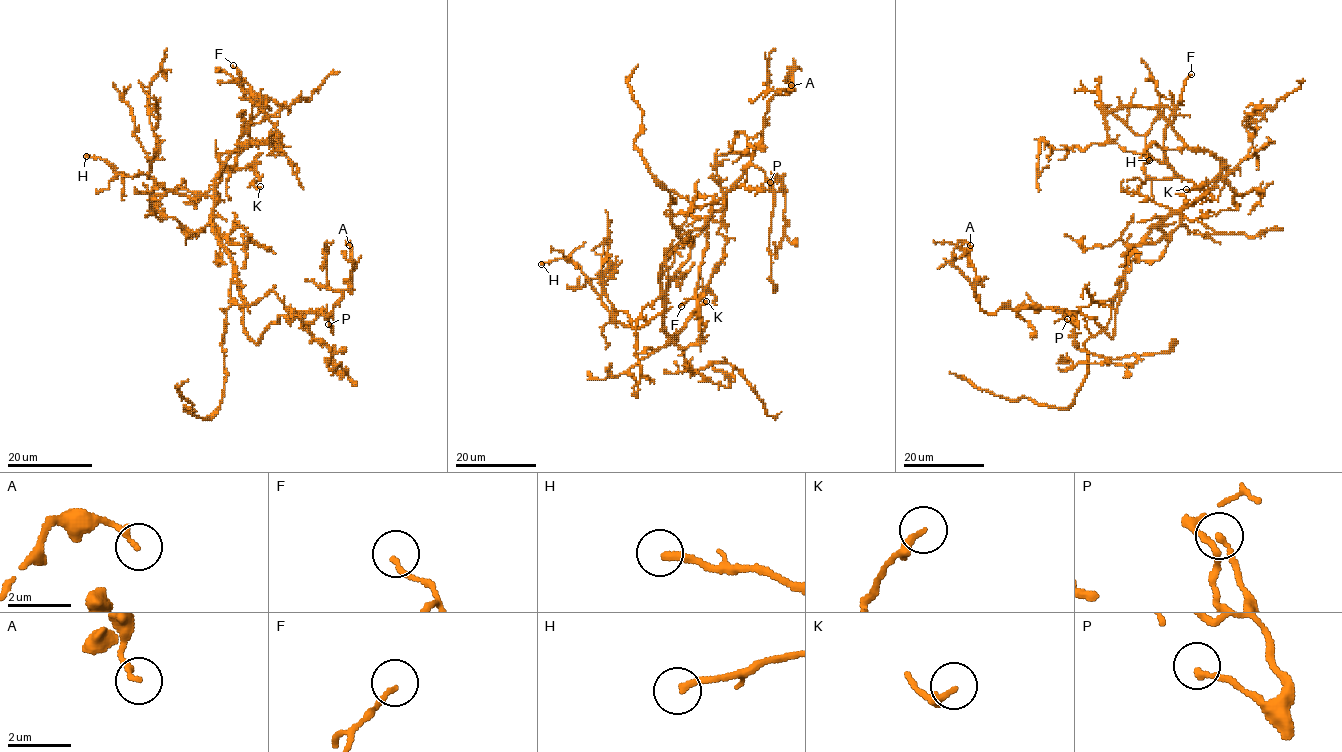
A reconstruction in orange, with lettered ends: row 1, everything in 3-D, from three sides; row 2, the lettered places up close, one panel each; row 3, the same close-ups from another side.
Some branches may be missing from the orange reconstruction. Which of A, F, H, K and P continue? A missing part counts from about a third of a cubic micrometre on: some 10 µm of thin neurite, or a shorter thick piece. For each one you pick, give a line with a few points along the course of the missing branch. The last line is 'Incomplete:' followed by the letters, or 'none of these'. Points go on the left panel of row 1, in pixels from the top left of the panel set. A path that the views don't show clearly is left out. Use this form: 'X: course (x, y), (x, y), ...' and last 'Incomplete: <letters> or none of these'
Incomplete: H

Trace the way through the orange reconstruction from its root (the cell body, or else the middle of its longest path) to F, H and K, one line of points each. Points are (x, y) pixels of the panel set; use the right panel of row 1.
F: (1155, 226), (1191, 205), (1220, 173), (1220, 162), (1213, 155), (1190, 149), (1172, 125), (1183, 86), (1191, 74)
H: (1155, 226), (1199, 198), (1213, 197), (1178, 177), (1149, 178), (1144, 169), (1149, 160)
K: (1155, 226), (1193, 205), (1221, 177), (1233, 172), (1223, 169), (1209, 183), (1186, 189)

